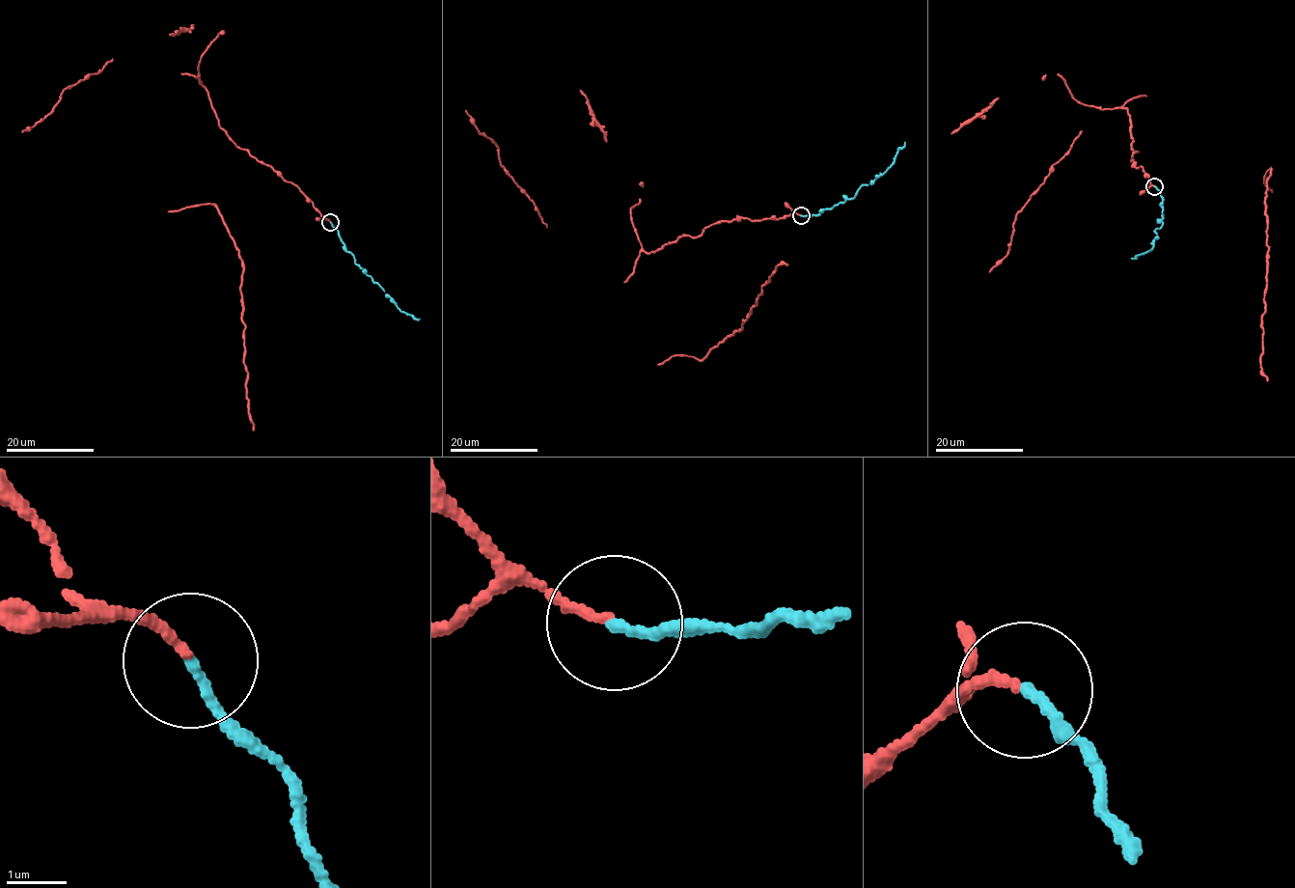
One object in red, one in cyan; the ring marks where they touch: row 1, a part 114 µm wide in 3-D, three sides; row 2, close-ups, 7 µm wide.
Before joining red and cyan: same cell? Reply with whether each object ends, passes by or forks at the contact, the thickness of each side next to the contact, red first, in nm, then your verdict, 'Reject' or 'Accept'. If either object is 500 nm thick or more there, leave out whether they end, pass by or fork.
At the ring red ends. At the ring cyan ends. Thickness 140 nm (red) against 160 nm. Accept

